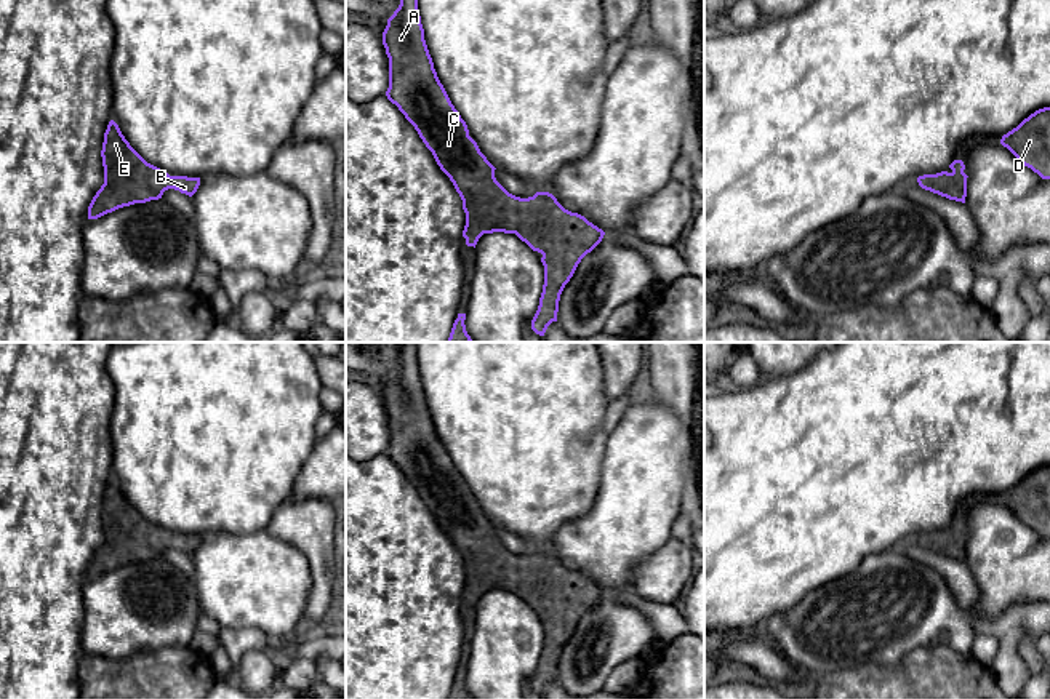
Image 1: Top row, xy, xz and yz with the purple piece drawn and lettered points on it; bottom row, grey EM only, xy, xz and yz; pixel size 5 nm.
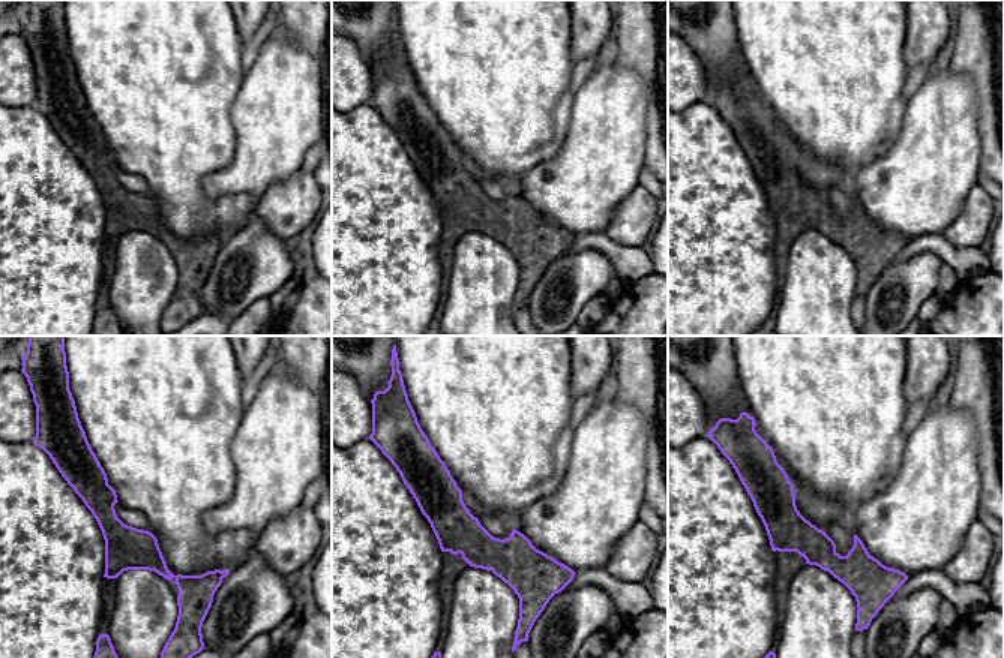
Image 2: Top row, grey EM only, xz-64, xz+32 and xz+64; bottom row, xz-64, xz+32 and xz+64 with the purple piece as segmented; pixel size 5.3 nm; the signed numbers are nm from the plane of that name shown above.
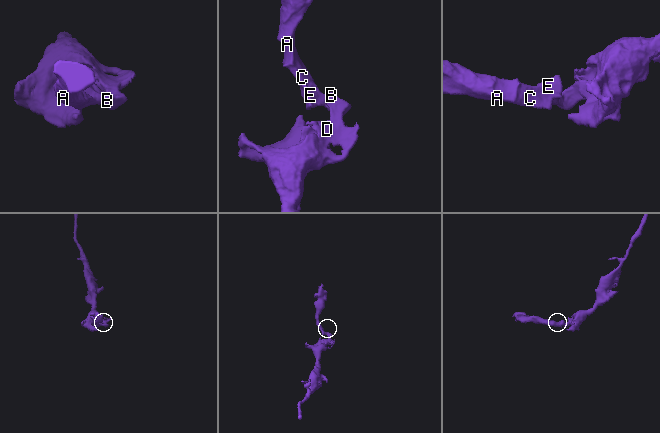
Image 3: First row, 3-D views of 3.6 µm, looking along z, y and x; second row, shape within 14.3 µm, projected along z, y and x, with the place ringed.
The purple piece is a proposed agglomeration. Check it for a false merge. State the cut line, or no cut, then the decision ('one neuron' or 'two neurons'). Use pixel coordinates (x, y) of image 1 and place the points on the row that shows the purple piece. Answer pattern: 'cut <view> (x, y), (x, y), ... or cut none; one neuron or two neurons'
cut none; one neuron

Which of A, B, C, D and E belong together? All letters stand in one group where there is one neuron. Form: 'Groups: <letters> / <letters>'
Groups: A B C D E

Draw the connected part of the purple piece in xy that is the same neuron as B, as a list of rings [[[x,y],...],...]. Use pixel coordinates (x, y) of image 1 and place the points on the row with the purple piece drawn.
[[[110,120],[102,142],[104,184],[88,206],[88,219],[98,219],[118,208],[162,198],[168,189],[192,197],[200,178],[170,176],[147,163]]]

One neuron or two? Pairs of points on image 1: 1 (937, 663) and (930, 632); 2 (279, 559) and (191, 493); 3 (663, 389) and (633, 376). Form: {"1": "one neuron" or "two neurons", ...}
{"1": "two neurons", "2": "two neurons", "3": "two neurons"}

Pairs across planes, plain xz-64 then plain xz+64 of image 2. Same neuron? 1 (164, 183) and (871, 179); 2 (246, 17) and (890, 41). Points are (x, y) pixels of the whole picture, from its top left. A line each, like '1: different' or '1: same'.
1: different
2: different

